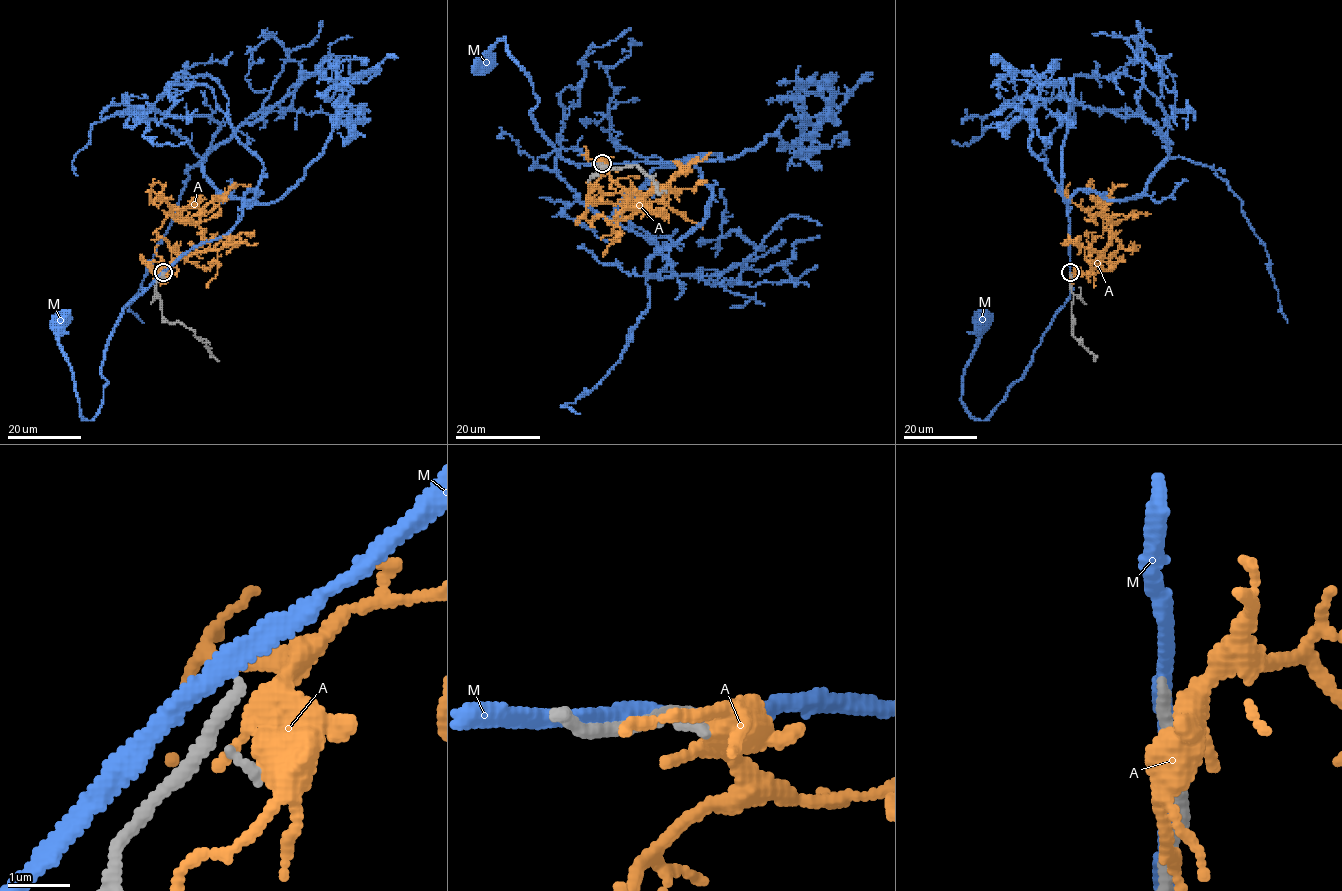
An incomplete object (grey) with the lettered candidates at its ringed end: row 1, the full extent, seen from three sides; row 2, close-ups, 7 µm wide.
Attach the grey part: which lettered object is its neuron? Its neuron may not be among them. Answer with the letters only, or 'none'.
none

